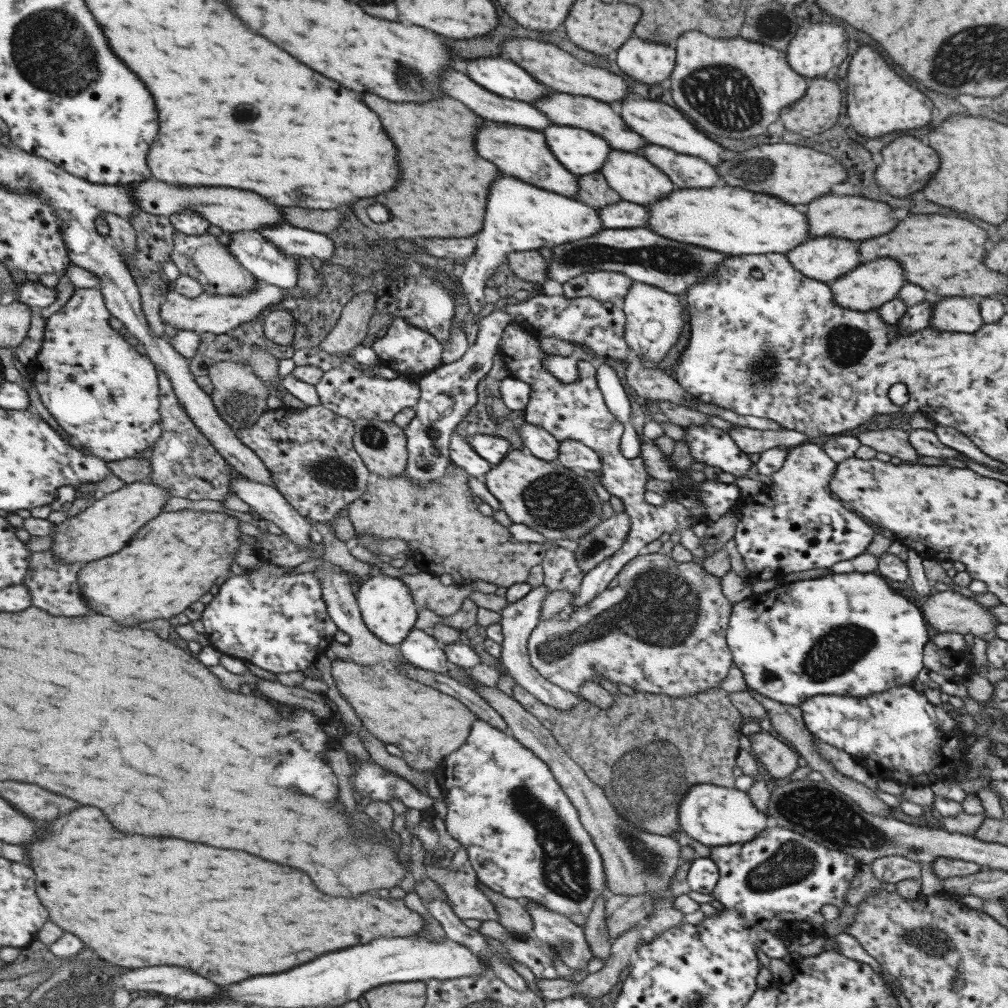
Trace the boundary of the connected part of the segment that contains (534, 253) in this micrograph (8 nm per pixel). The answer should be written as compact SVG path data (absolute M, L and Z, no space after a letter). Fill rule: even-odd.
M538 249L508 253L506 262L512 272L522 280L542 285L549 279L546 260Z

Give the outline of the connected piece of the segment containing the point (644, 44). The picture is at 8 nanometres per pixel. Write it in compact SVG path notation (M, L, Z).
M634 35L622 44L616 54L620 70L644 84L668 80L674 70L675 48L665 43L648 42Z

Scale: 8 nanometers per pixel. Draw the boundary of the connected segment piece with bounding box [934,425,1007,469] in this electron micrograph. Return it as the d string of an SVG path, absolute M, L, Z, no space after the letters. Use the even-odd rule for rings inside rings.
M936 426L934 429L934 433L936 433L936 437L946 446L955 449L960 454L963 454L967 457L967 459L973 459L977 463L993 466L999 469L1005 469L1007 466L1000 462L999 460L994 460L994 458L990 458L987 454L984 454L976 446L968 436L962 434L958 429L951 426Z

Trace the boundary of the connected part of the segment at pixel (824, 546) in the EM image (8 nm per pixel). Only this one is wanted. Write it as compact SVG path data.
M802 443L787 451L784 464L769 477L772 484L765 485L757 495L742 497L742 507L737 512L740 515L734 536L736 548L744 559L746 569L750 571L751 581L776 579L796 572L812 569L830 569L838 562L852 560L870 546L878 531L870 522L866 522L856 512L848 511L842 501L832 497L829 482L838 467L821 445Z

